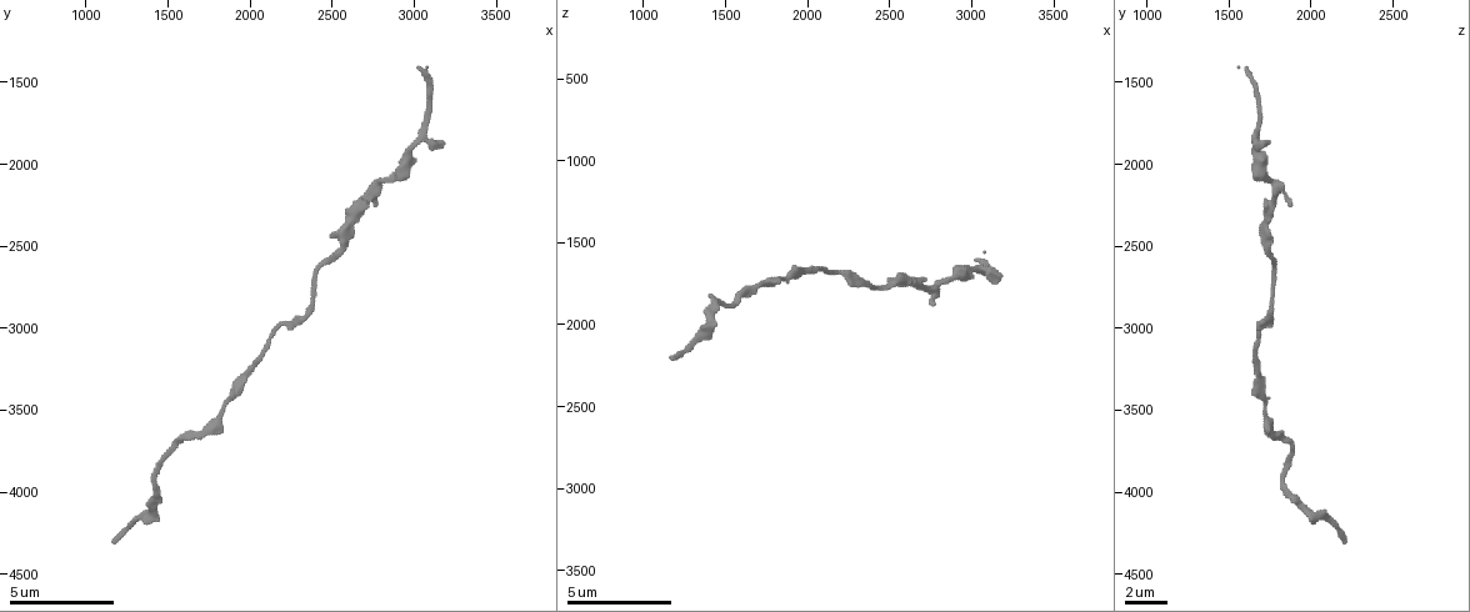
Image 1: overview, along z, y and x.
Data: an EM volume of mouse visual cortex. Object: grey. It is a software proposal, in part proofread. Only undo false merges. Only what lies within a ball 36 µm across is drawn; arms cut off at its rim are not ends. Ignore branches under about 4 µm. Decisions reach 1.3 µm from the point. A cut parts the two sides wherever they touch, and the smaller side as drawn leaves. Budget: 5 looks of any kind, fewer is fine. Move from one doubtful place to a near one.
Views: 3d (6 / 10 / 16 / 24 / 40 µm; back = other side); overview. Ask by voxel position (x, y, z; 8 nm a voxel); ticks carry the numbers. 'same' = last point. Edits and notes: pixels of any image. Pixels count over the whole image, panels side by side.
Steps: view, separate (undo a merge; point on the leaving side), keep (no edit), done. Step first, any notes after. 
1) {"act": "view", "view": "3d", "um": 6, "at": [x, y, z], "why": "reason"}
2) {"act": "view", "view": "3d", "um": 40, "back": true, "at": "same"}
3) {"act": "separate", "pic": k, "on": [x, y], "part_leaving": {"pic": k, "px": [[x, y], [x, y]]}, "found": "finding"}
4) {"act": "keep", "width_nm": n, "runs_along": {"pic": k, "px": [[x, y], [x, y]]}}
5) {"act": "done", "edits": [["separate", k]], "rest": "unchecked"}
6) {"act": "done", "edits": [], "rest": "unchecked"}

{"act": "view", "view": "3d", "um": 16, "at": [2240, 2980, 1720]}

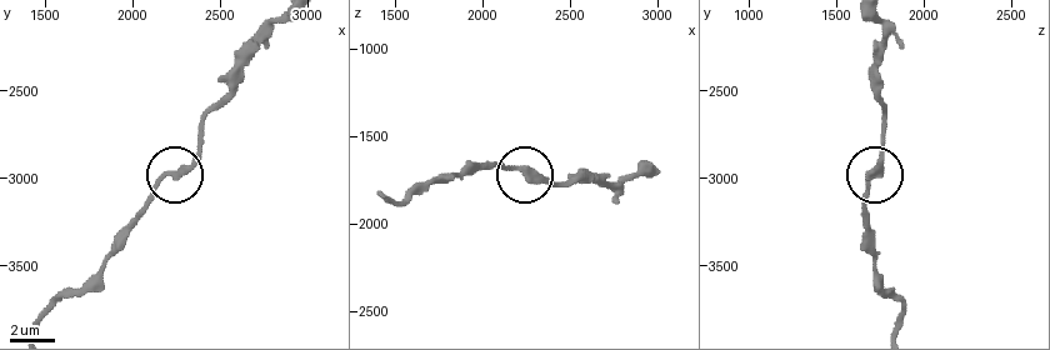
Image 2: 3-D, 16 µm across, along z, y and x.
{"act": "view", "view": "3d", "um": 6, "at": [2260, 2980, 1700]}

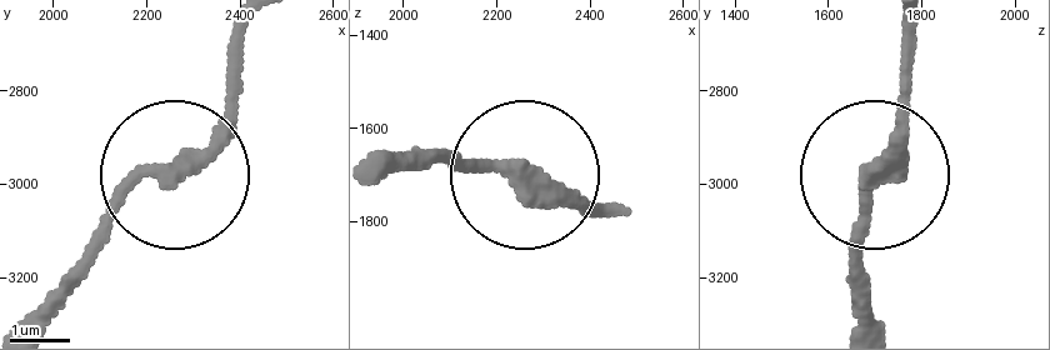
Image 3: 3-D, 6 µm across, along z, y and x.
{"act": "keep", "runs_along": {"pic": 3, "px": [[171, 176], [221, 116], [241, 61]]}, "found": "one neuron here"}

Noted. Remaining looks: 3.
{"act": "view", "view": "3d", "um": 6, "at": [1840, 3500, 1700], "why": "thin neck"}

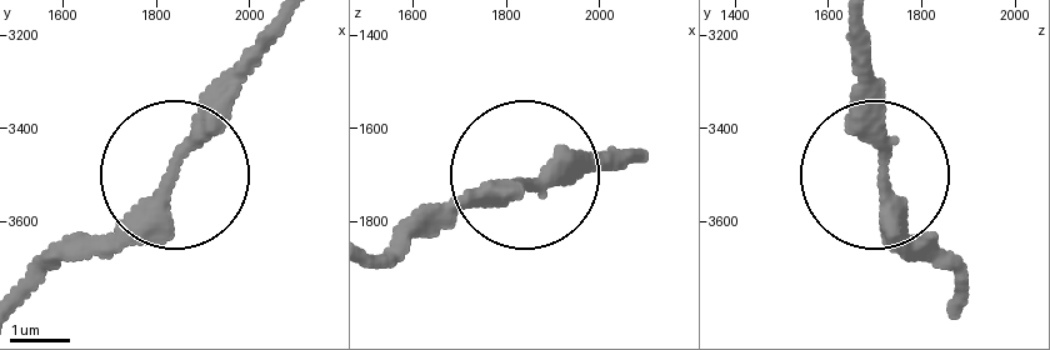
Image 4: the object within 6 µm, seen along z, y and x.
{"act": "keep", "width_nm": 270, "runs_along": {"pic": 4, "px": [[283, 24], [219, 128], [74, 258]]}, "found": "all the same neuron"}

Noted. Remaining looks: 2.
{"act": "view", "view": "3d", "um": 16, "at": [1440, 3980, 1860], "why": "thick turns thin"}

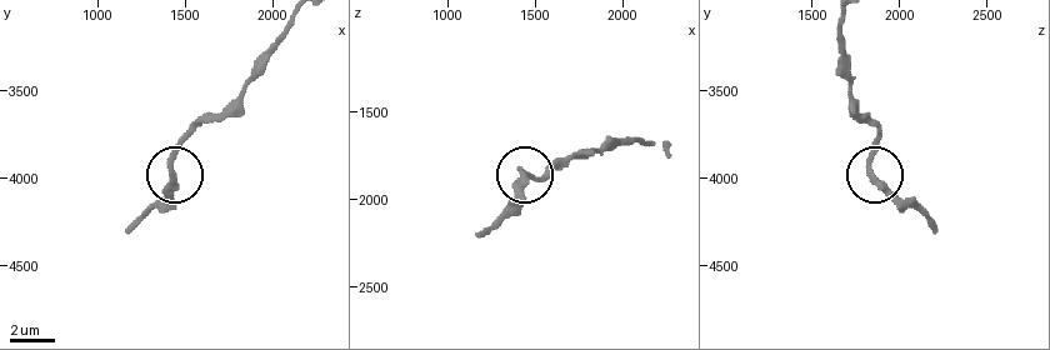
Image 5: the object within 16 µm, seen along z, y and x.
{"act": "keep", "runs_along": {"pic": 5, "px": [[843, 23], [843, 73], [876, 135], [873, 168], [914, 205]]}, "found": "continuous, no second neuron"}

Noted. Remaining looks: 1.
{"act": "done", "edits": [], "rest": "unchecked"}

